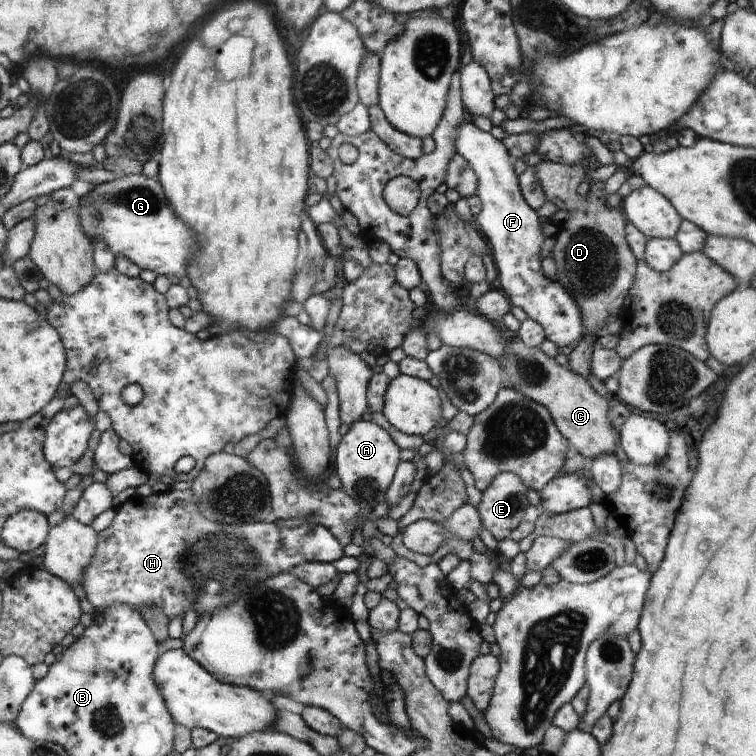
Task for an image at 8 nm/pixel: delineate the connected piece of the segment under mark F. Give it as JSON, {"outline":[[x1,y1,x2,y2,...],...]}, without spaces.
{"outline":[[467,115,458,126,456,152,476,172,476,195,482,202,482,208,474,221,478,222,482,234,492,244,492,257,498,270,500,286,508,295,510,304,522,308,530,319,541,324,545,330,545,338,552,340,558,348,578,346,584,334,588,334,588,330,584,330,583,311,576,304,576,298,572,298,572,294,568,294,568,290,564,290,560,282,550,282,540,272,540,246,546,238,542,238,536,210,523,197,519,177,514,173,513,159,507,148,490,131,479,130]]}

